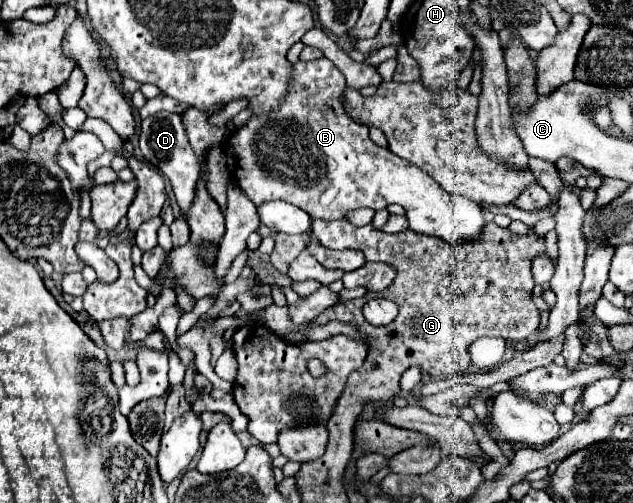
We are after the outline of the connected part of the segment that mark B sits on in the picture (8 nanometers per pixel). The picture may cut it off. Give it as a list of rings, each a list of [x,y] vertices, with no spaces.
[[[328,58],[312,62],[298,60],[296,64],[292,64],[288,94],[284,96],[284,102],[274,110],[276,118],[268,116],[252,118],[226,140],[224,154],[232,182],[236,182],[236,186],[256,206],[270,200],[284,200],[302,208],[312,218],[338,220],[344,218],[346,212],[350,212],[352,208],[364,206],[372,210],[382,210],[387,208],[388,204],[400,204],[408,214],[410,230],[418,234],[442,238],[452,246],[478,240],[486,226],[478,204],[464,196],[452,196],[446,190],[440,190],[440,186],[436,186],[436,182],[432,182],[428,174],[416,170],[416,166],[412,166],[410,162],[396,158],[388,148],[376,146],[368,138],[368,128],[356,124],[352,118],[348,118],[348,114],[344,114],[342,108],[344,86],[346,80],[342,72]]]

